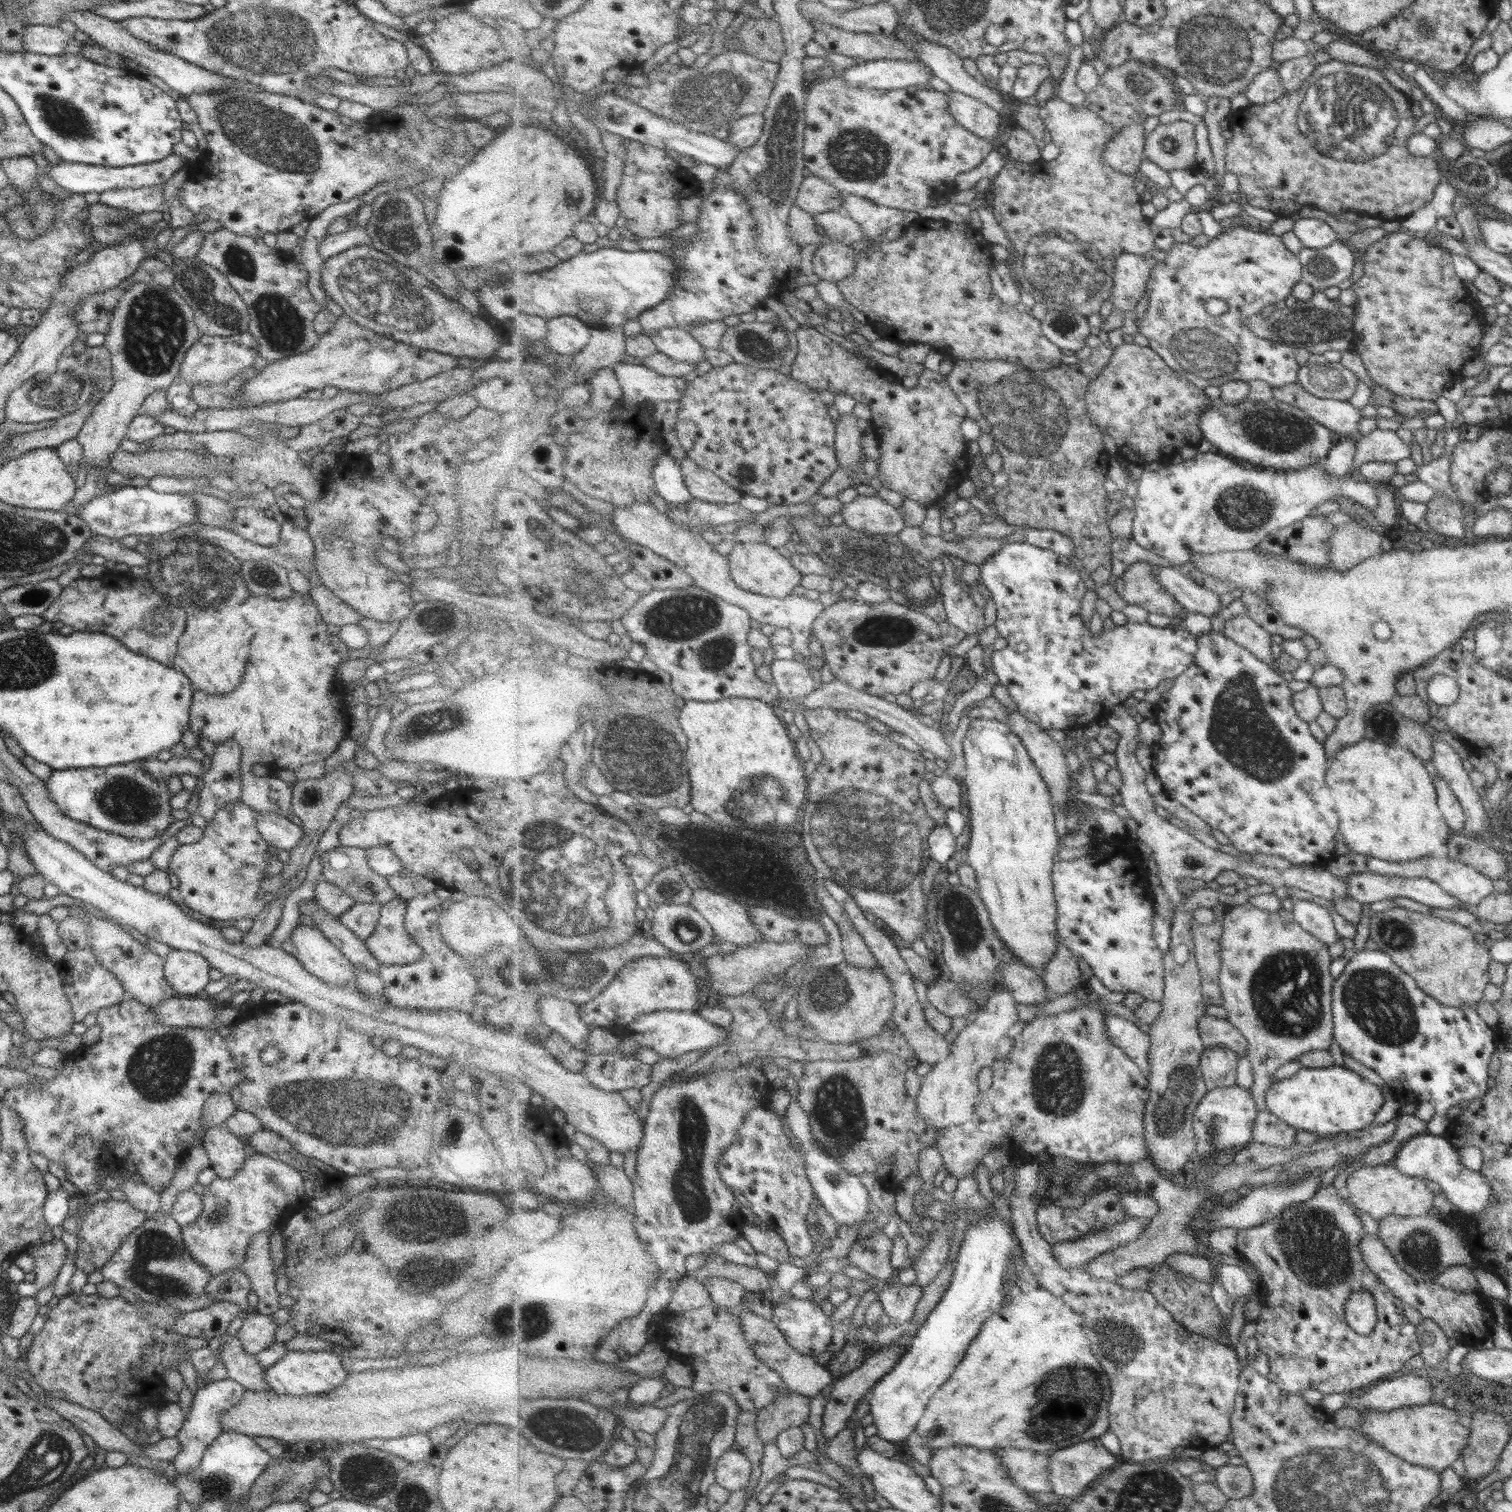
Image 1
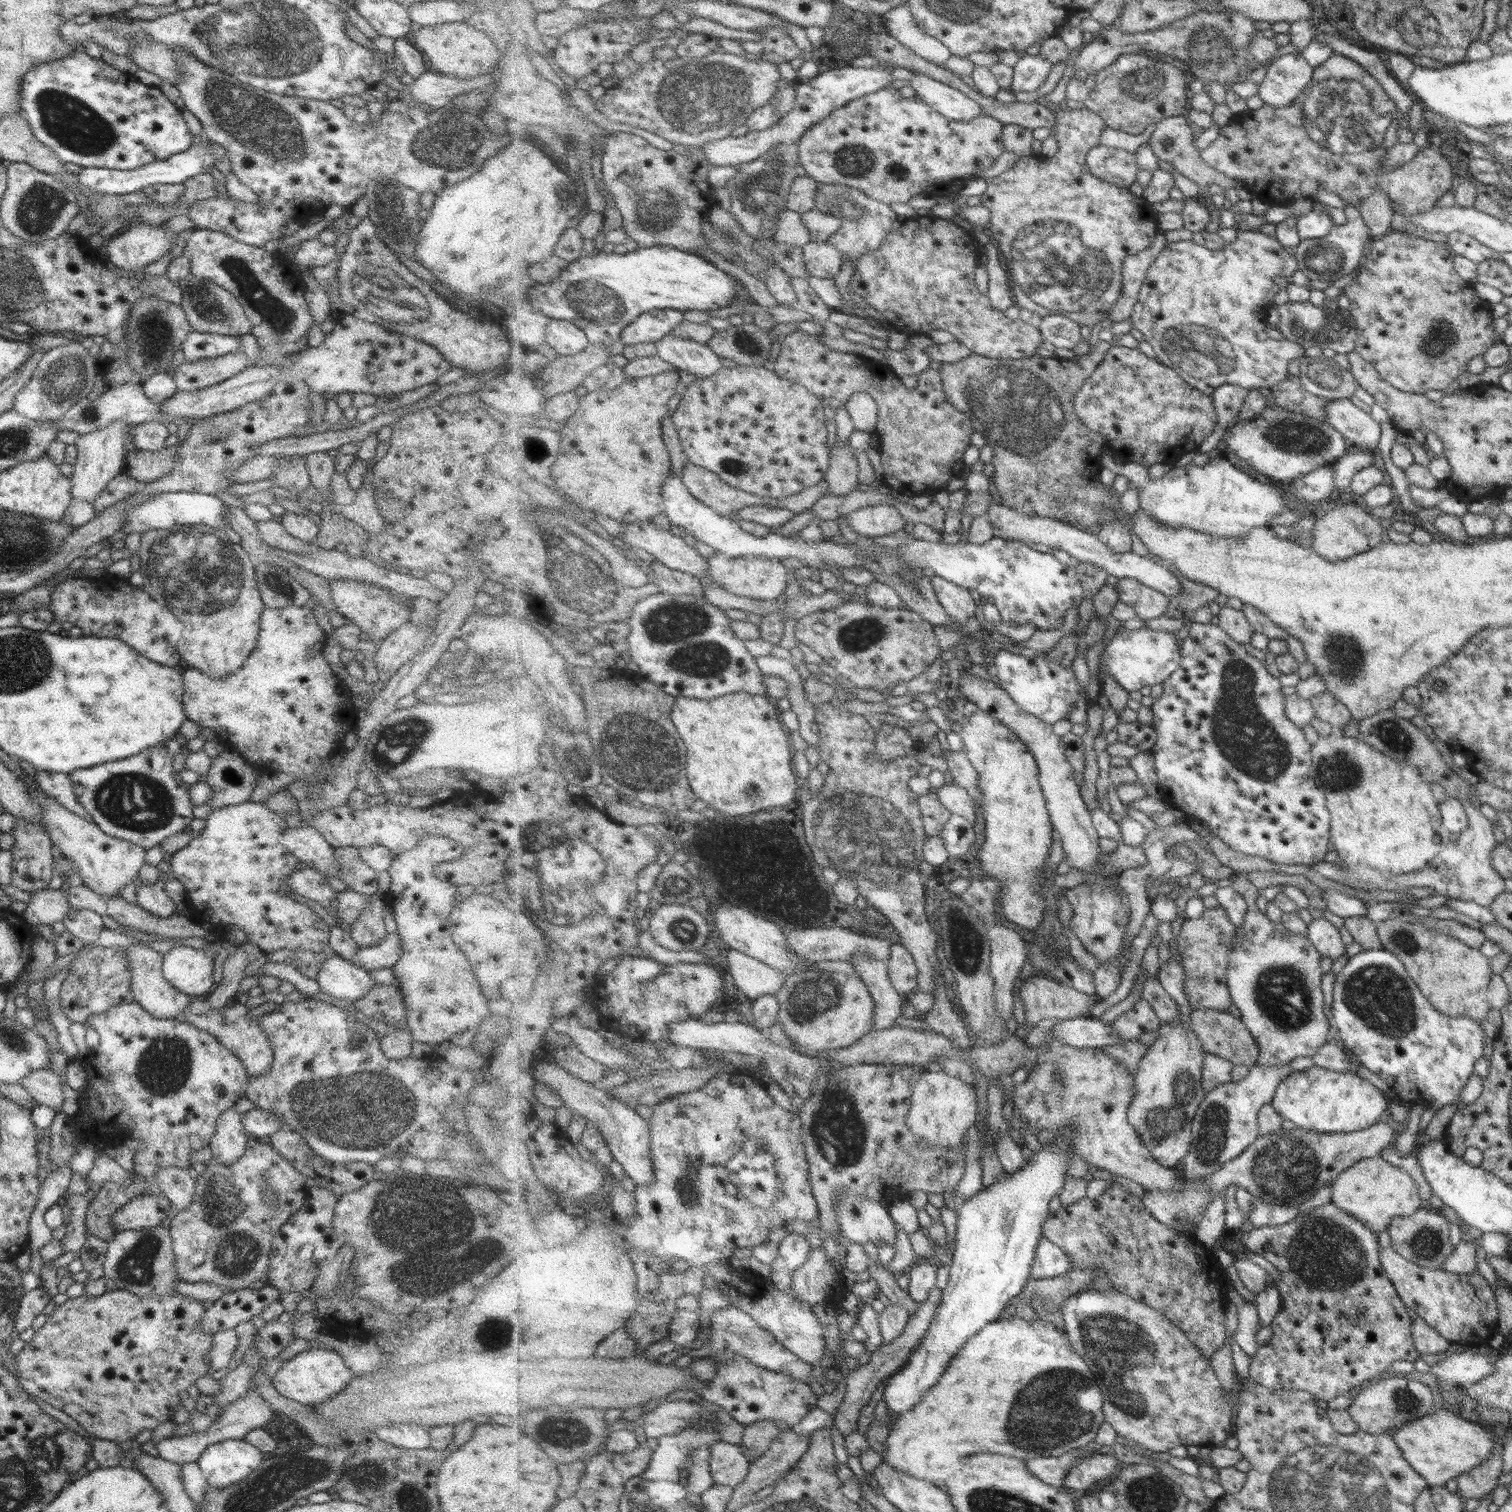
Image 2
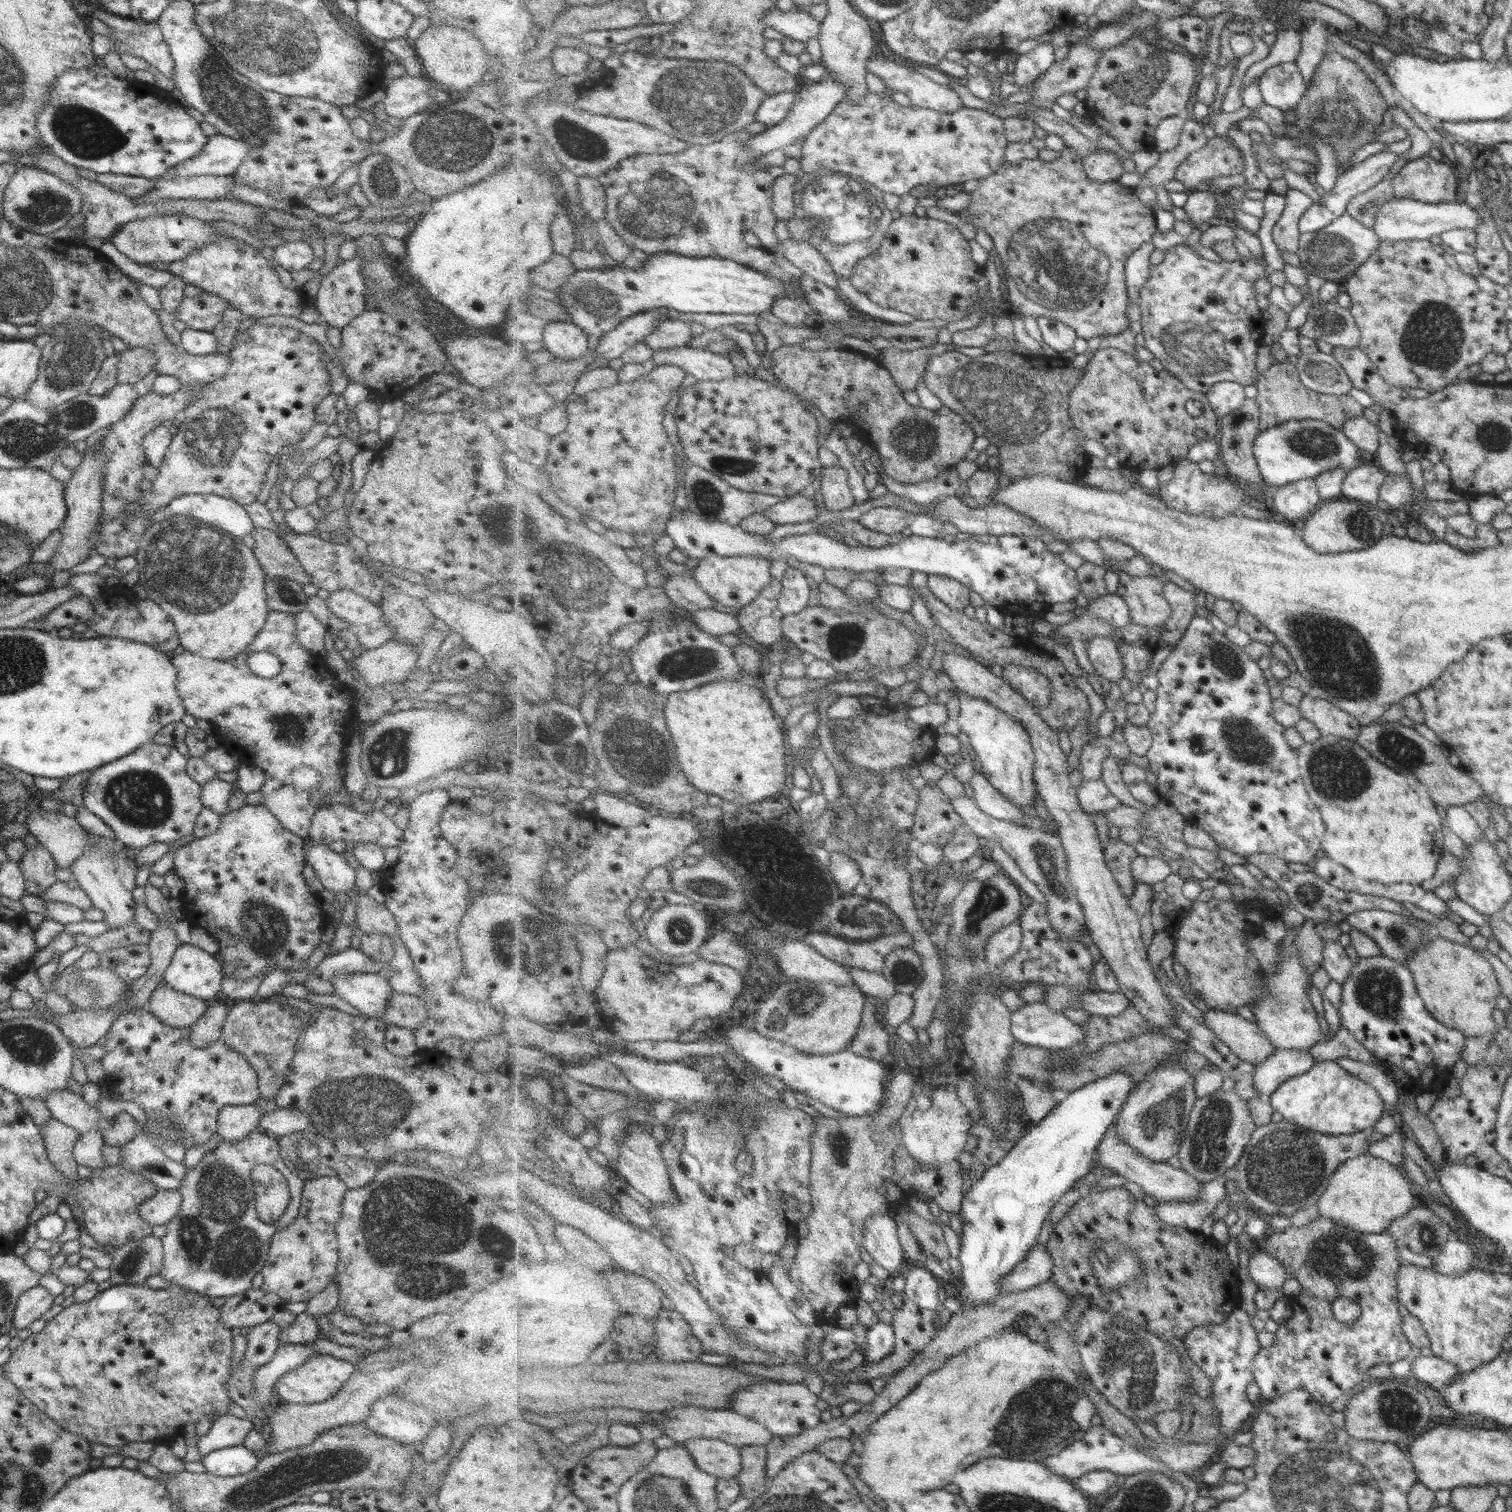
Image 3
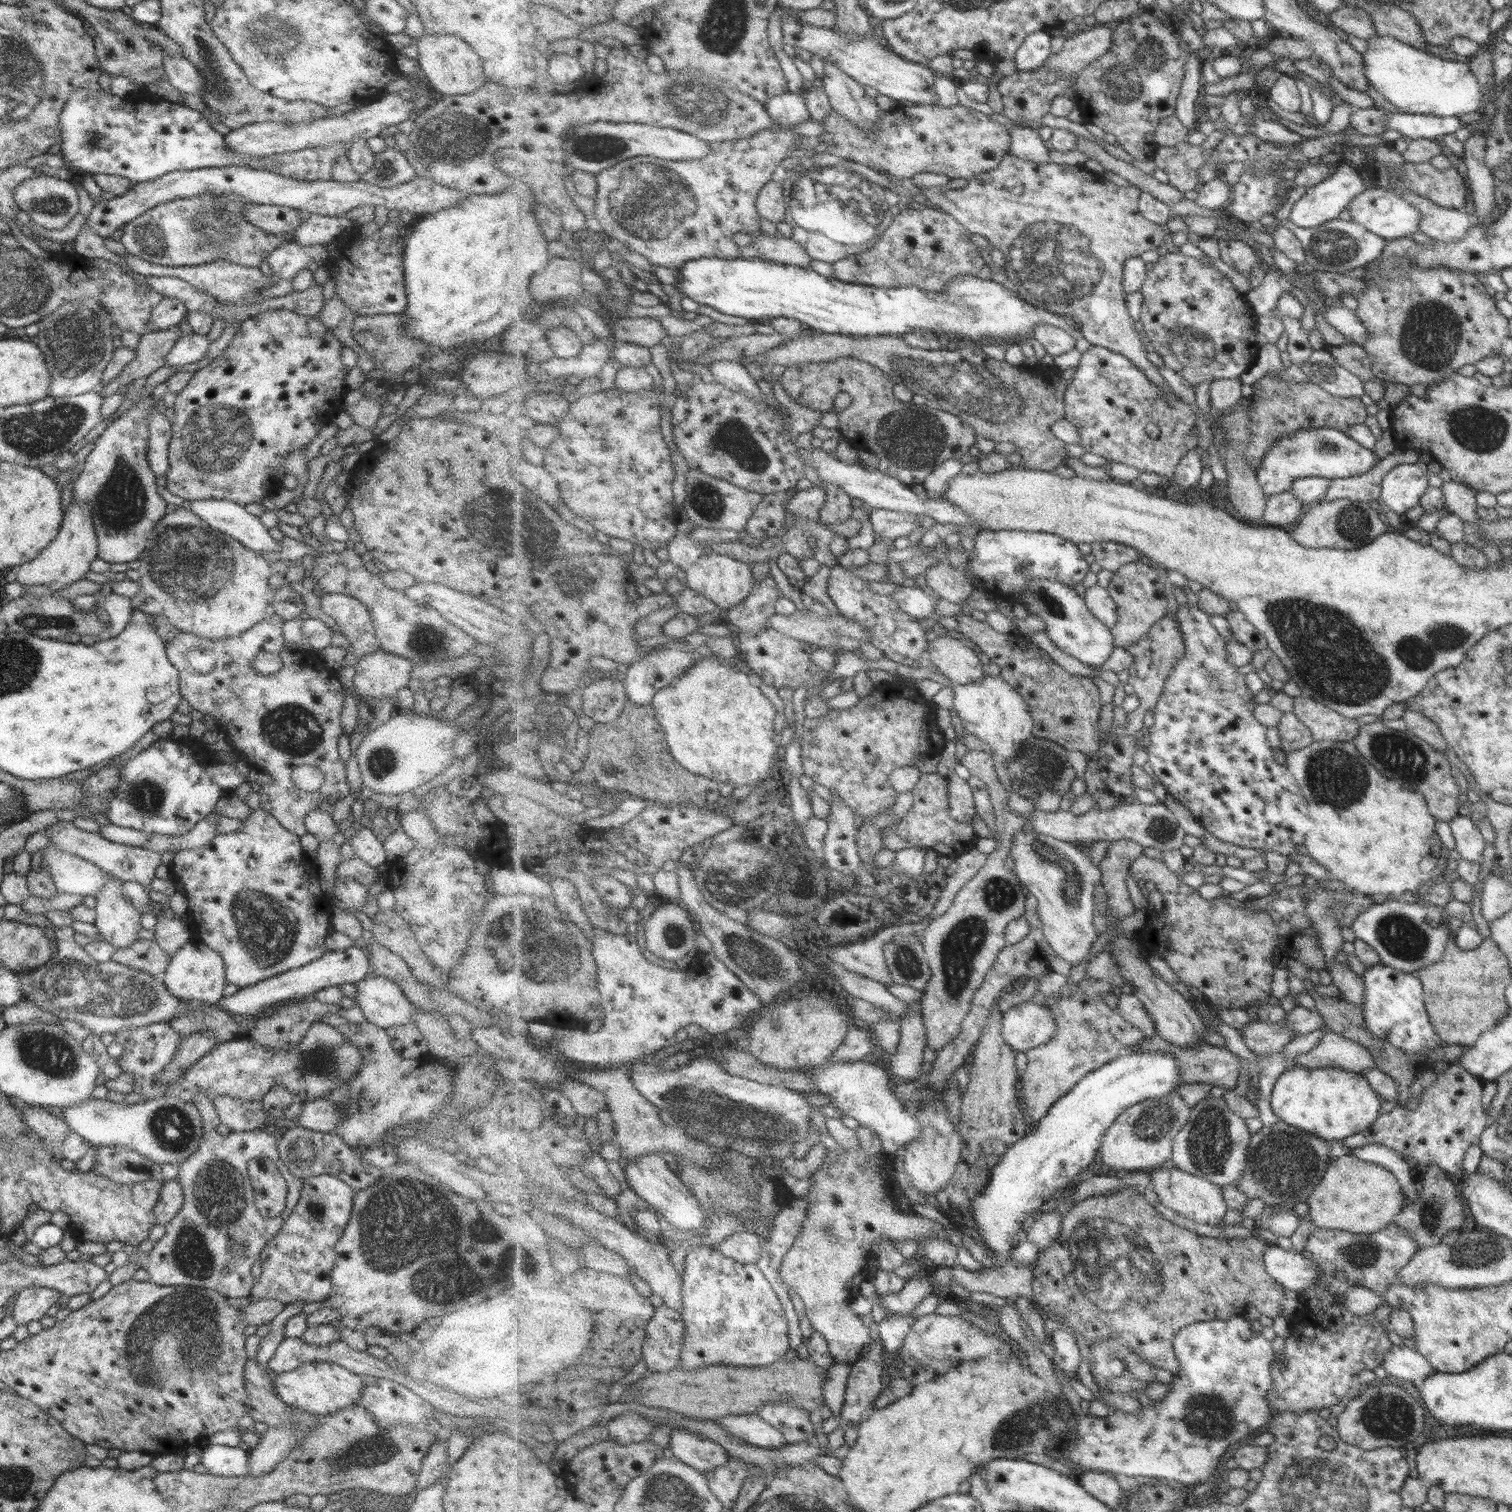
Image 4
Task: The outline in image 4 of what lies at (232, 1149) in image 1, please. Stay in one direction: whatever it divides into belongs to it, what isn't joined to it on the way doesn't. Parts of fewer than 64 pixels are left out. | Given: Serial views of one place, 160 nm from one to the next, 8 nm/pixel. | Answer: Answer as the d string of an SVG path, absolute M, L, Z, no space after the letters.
M228 1094L213 1100L220 1123L230 1131L254 1131L270 1125L261 1101L246 1102Z

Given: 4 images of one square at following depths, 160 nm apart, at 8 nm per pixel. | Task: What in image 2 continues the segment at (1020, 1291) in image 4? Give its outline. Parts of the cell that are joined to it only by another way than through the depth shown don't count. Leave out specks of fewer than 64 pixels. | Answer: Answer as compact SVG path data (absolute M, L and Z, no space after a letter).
M1048 1237L1040 1241L1035 1266L1032 1268L1032 1279L1057 1278L1074 1268L1073 1260L1066 1251Z

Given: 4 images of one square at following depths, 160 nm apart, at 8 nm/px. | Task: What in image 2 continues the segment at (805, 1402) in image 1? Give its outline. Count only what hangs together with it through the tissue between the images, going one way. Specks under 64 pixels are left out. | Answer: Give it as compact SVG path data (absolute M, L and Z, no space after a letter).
M769 1420L745 1426L741 1446L748 1454L750 1461L756 1462L756 1459L772 1446L779 1433L784 1430L785 1428L776 1421Z

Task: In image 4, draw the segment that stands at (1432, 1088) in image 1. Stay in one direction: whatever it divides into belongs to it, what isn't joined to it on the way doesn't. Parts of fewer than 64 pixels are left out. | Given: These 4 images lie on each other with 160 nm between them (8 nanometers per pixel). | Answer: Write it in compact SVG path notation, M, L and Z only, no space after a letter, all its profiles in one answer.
M1377 964L1366 967L1363 974L1366 1000L1362 1006L1362 1019L1366 1029L1380 1041L1395 1046L1404 1053L1430 1053L1444 1046L1440 1036L1434 1032L1423 1002L1423 987L1420 979L1411 973L1396 970L1391 966Z

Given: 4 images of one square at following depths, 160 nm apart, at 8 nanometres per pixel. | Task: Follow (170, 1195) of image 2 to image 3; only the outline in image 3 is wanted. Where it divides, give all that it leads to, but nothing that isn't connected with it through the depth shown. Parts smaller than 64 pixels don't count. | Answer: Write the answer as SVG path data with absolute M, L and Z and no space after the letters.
M145 1134L137 1136L123 1147L122 1168L141 1174L164 1190L177 1190L183 1183L188 1169L174 1161Z

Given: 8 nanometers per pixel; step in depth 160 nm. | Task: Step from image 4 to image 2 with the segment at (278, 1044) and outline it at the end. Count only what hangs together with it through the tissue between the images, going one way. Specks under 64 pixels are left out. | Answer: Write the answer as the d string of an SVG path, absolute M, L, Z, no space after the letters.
M194 997L188 1008L184 1010L186 1018L183 1022L214 1036L220 1044L240 1059L249 1077L264 1076L274 1062L274 1053L272 1053L266 1033L260 1027L260 1022L266 1014L252 1021L250 1020L252 1010L252 1008L246 1008L242 998L235 1005L224 1007L222 1010L214 1010L214 1008L210 1008L206 1000L198 1000L197 997Z

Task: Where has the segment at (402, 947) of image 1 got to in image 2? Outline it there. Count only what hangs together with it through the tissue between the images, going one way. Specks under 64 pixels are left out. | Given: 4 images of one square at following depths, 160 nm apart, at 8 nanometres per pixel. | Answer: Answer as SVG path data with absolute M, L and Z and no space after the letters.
M387 933L377 945L360 948L352 962L368 969L393 967L402 956L402 944L398 934Z

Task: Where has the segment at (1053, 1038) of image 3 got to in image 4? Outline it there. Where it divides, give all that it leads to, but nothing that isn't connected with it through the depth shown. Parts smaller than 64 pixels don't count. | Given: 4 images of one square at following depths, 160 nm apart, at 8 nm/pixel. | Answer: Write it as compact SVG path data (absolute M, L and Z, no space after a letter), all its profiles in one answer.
M1036 1002L1022 1003L1004 1012L1002 1036L1016 1051L1027 1052L1050 1043L1058 1026L1049 1007Z

